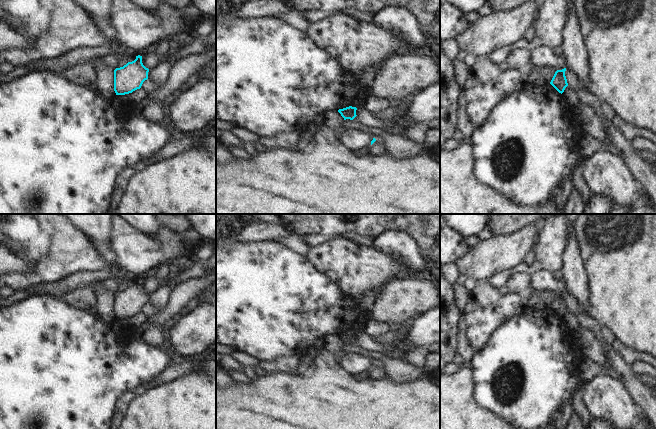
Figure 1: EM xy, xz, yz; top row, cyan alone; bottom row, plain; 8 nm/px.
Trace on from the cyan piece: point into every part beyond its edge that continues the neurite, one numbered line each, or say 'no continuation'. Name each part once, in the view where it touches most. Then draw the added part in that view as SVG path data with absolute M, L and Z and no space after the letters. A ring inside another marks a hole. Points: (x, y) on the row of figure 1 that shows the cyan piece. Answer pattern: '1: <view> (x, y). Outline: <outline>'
no continuation.

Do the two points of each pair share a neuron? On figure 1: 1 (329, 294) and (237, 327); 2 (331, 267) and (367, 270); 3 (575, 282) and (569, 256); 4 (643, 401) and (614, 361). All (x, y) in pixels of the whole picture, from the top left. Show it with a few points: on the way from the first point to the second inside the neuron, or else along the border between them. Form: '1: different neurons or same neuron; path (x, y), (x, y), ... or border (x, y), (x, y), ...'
1: same neuron; path (306, 305), (260, 305)
2: same neuron; path (340, 267), (358, 269)
3: same neuron; path (574, 276), (572, 262)
4: same neuron; path (638, 391), (624, 371)

